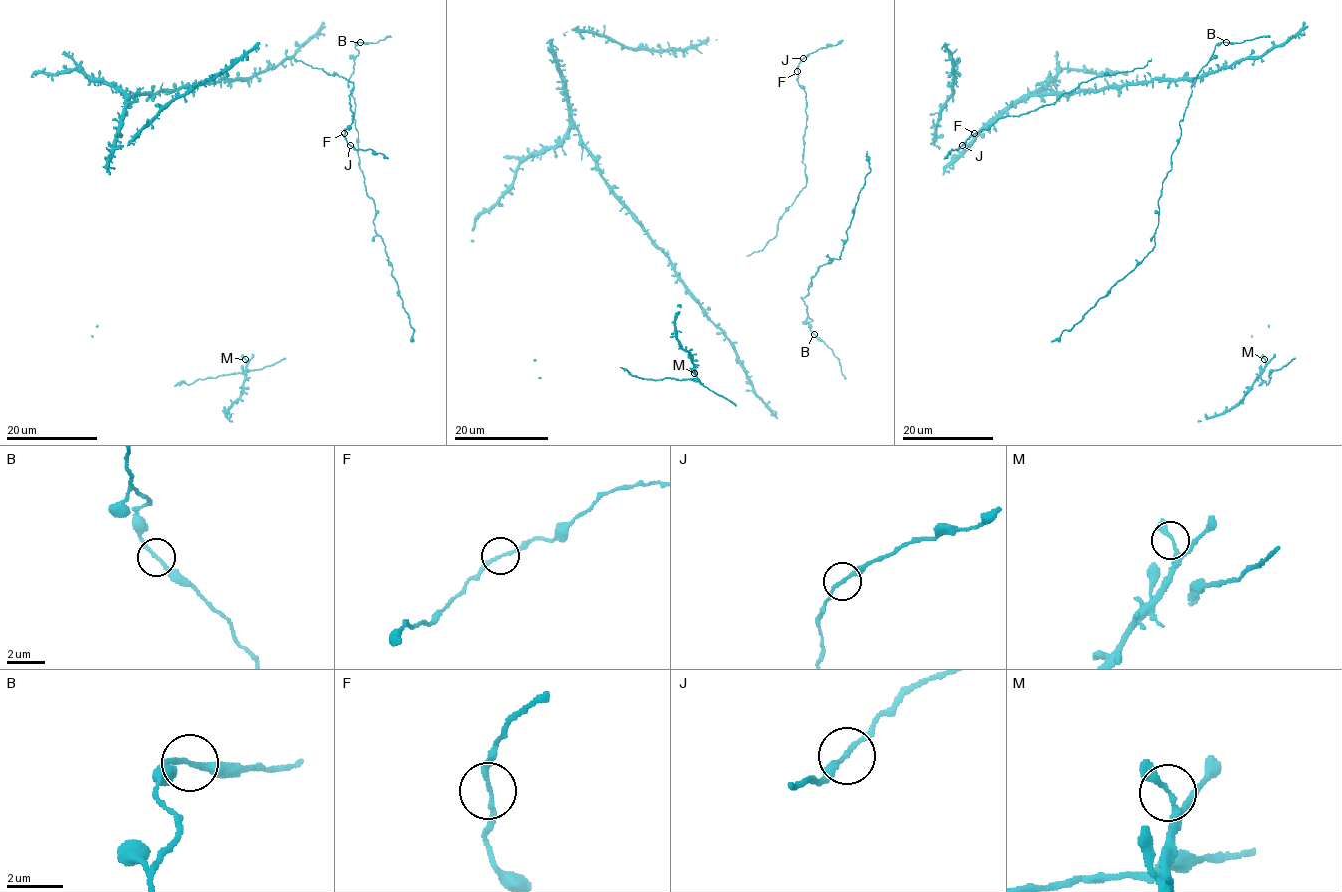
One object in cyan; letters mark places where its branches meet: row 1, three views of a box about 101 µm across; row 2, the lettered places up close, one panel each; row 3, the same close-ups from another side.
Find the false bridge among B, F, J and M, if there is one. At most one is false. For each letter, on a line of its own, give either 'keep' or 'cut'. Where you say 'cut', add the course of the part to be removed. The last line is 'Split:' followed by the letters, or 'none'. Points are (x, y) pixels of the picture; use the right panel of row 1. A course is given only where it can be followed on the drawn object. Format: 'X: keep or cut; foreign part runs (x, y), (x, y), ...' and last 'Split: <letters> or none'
B: cut; foreign part runs (1227, 42), (1270, 37)
F: keep
J: keep
M: keep
Split: B

